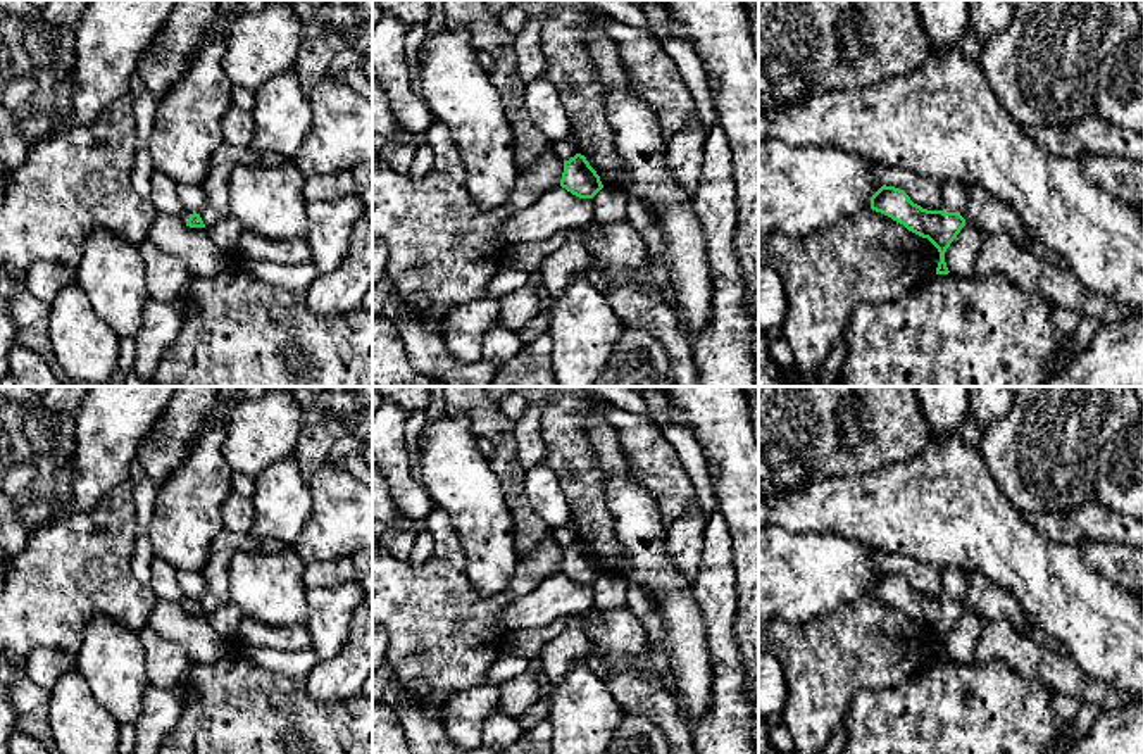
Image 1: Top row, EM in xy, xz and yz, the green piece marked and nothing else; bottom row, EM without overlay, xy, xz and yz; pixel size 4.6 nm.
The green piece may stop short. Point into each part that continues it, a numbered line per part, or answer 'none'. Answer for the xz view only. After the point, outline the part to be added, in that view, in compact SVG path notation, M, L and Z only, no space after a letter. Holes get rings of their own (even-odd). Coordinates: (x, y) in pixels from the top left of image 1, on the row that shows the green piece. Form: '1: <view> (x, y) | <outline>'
none

